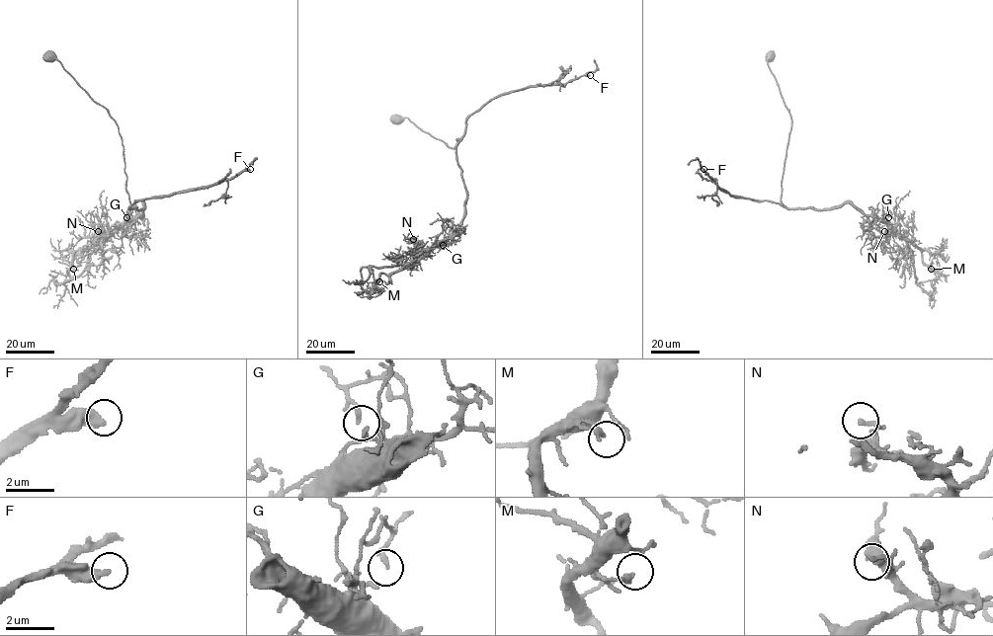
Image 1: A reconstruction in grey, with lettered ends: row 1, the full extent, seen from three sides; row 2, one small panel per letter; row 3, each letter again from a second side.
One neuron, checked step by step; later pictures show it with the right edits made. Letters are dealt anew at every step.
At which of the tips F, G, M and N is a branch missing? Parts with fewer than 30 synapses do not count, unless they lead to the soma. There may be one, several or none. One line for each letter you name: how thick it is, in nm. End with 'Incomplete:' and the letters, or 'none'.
F: 420 nm thick
Incomplete: F

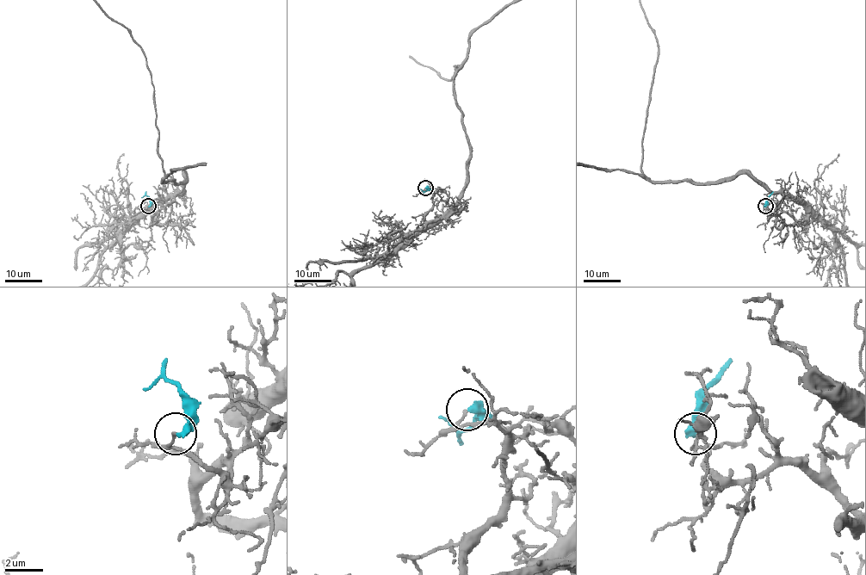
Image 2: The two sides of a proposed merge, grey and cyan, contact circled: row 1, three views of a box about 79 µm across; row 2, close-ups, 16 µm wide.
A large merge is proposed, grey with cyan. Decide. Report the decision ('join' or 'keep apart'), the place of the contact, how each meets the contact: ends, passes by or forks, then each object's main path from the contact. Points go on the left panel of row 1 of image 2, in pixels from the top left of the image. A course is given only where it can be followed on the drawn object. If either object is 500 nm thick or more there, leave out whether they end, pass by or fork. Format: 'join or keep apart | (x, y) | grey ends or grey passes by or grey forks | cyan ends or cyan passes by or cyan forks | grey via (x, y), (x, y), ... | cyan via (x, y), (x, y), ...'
keep apart | (148, 206) | grey passes by | cyan ends | grey via (147, 206), (154, 221), (154, 209), (185, 184), (184, 173), (179, 183), (161, 181), (145, 56) | cyan via (148, 206), (150, 199), (145, 194), (141, 197)

